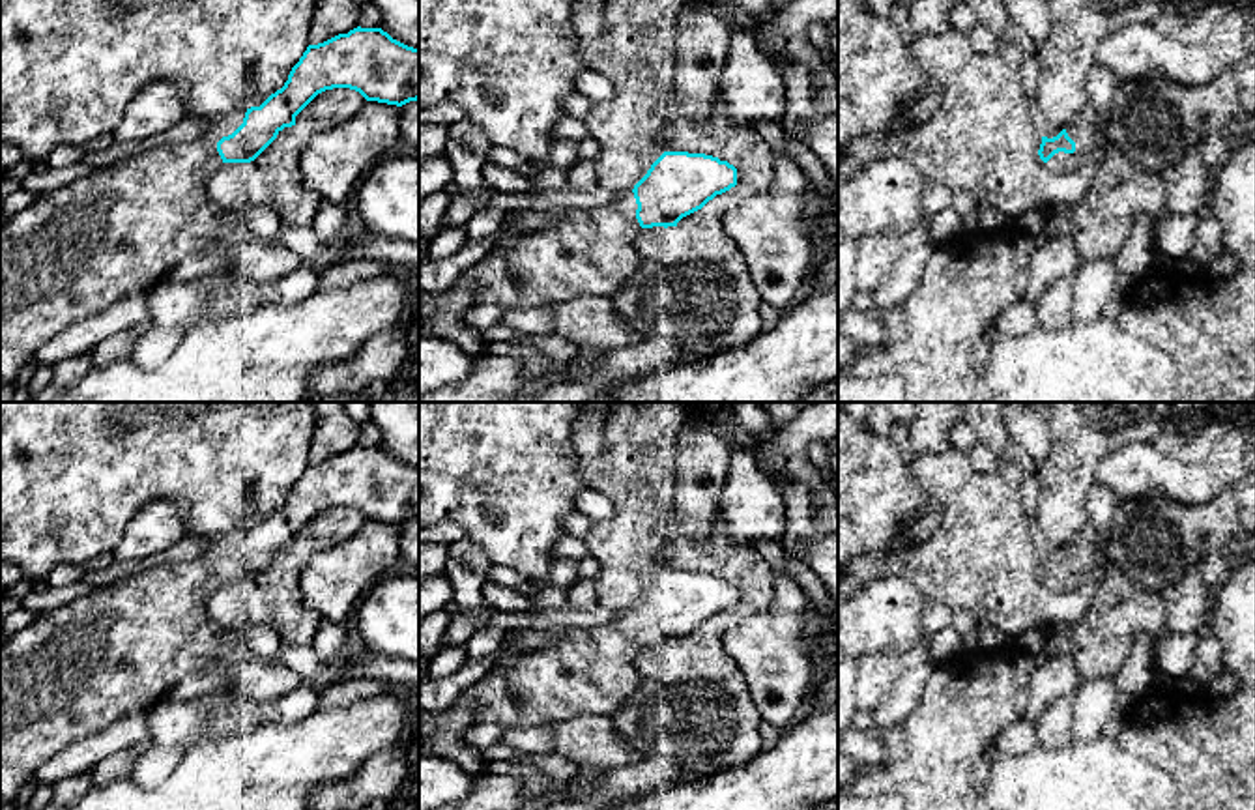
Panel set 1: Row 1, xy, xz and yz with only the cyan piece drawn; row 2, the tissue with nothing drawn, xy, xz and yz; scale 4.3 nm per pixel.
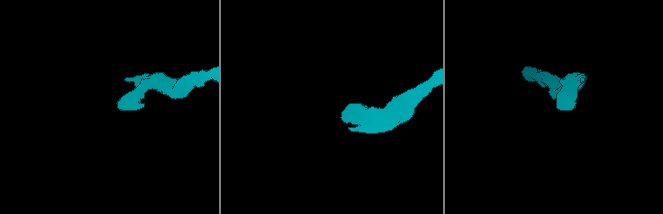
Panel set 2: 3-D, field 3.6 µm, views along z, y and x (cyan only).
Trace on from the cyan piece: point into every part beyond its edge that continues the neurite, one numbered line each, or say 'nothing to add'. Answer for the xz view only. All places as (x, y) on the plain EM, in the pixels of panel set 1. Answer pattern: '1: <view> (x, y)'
1: xz (590, 670)

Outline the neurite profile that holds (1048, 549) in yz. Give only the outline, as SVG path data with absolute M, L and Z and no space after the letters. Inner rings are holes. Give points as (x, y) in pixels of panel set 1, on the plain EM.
M1027 518L1031 537L1036 544L1036 548L1042 552L1042 556L1053 557L1057 556L1062 548L1049 542L1044 533L1040 531L1036 518Z

